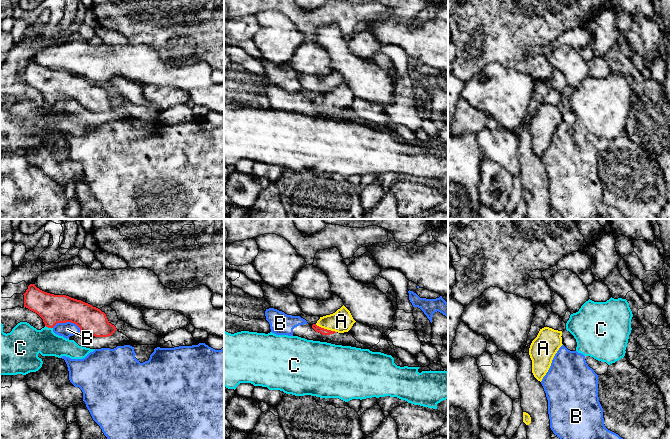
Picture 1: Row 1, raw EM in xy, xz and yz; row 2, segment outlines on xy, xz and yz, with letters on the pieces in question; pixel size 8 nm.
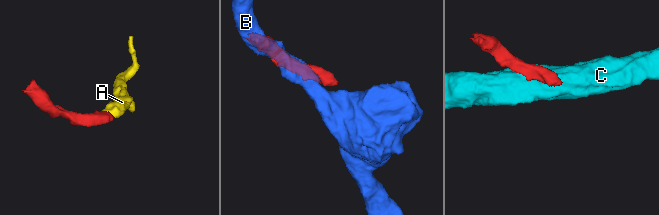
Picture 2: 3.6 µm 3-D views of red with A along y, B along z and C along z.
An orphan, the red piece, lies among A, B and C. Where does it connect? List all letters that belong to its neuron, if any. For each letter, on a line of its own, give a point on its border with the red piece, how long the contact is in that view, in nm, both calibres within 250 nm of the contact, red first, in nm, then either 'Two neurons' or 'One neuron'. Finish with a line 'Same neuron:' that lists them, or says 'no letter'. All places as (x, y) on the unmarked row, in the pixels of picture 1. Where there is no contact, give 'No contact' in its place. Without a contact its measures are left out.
A: Touches red at xz (325, 105). Shared border 180 nm. Thickness 50 nm (red) against 180 nm. One neuron
B: Touches red at xy (67, 97). Shared border 240 nm. Thickness 240 nm (red) against 120 nm. Two neurons
C: Touches red at xy (49, 103). Shared border 70 nm. Thickness 240 nm (red) against 280 nm. Two neurons
Same neuron: A

